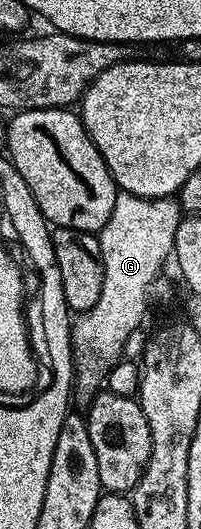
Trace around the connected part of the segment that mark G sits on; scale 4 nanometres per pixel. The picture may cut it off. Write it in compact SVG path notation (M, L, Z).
M120 191L114 201L114 209L110 213L110 221L98 232L100 248L102 249L102 265L104 280L102 294L98 297L98 305L94 309L79 312L72 325L72 366L74 368L74 387L87 397L97 394L105 386L108 374L118 360L123 356L123 346L126 337L134 330L142 327L144 310L150 304L150 292L153 283L161 278L164 262L169 262L176 246L176 234L182 218L179 198L147 199Z

